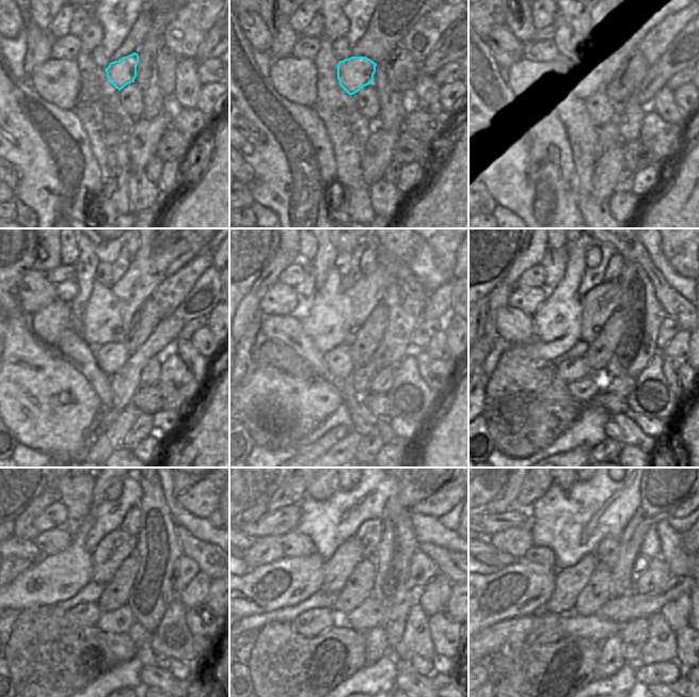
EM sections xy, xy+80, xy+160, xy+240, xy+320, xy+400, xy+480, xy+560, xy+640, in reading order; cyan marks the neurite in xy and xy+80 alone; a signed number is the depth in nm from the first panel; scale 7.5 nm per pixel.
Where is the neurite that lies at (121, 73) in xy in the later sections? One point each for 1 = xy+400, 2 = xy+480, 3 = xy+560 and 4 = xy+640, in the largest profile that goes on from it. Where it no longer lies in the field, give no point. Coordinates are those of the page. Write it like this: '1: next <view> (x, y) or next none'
1: next xy+400 (557, 322)
2: next xy+480 (50, 580)
3: next xy+560 (286, 582)
4: next xy+640 (512, 591)

